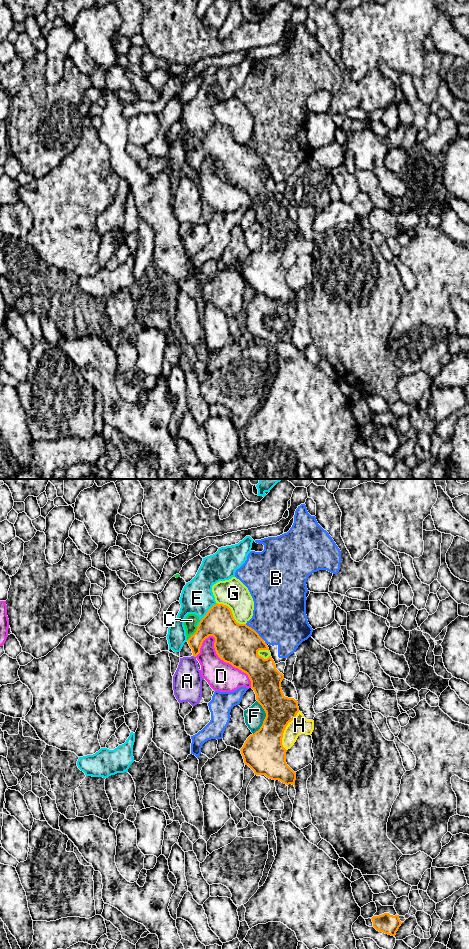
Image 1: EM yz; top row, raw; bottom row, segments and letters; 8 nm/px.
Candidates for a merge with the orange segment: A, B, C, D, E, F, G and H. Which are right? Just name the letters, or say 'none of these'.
C

